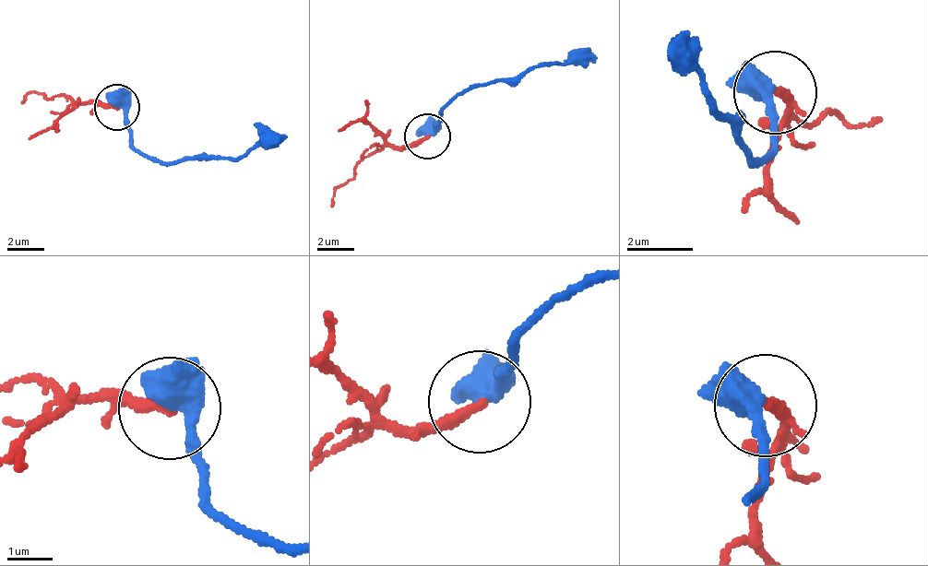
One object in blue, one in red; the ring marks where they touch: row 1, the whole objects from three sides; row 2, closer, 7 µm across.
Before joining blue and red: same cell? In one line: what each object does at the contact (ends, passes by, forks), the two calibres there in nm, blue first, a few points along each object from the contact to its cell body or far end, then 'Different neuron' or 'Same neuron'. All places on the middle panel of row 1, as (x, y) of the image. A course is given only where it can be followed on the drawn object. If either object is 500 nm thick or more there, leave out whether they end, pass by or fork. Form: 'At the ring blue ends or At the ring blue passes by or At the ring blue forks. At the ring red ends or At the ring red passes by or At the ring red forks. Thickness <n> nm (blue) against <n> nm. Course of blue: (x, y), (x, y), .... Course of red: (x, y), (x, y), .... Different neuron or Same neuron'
Thickness 500 nm (blue) against 240 nm. Course of blue: (428, 135), (441, 112), (473, 86), (518, 81), (537, 64), (596, 58). Course of red: (428, 135), (364, 157), (333, 190), (333, 208). Different neuron

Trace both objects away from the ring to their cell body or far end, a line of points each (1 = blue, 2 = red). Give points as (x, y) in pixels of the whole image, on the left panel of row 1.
1: (118, 105), (132, 144), (163, 160), (245, 158), (286, 133)
2: (118, 105), (54, 97), (23, 96), (23, 101)

